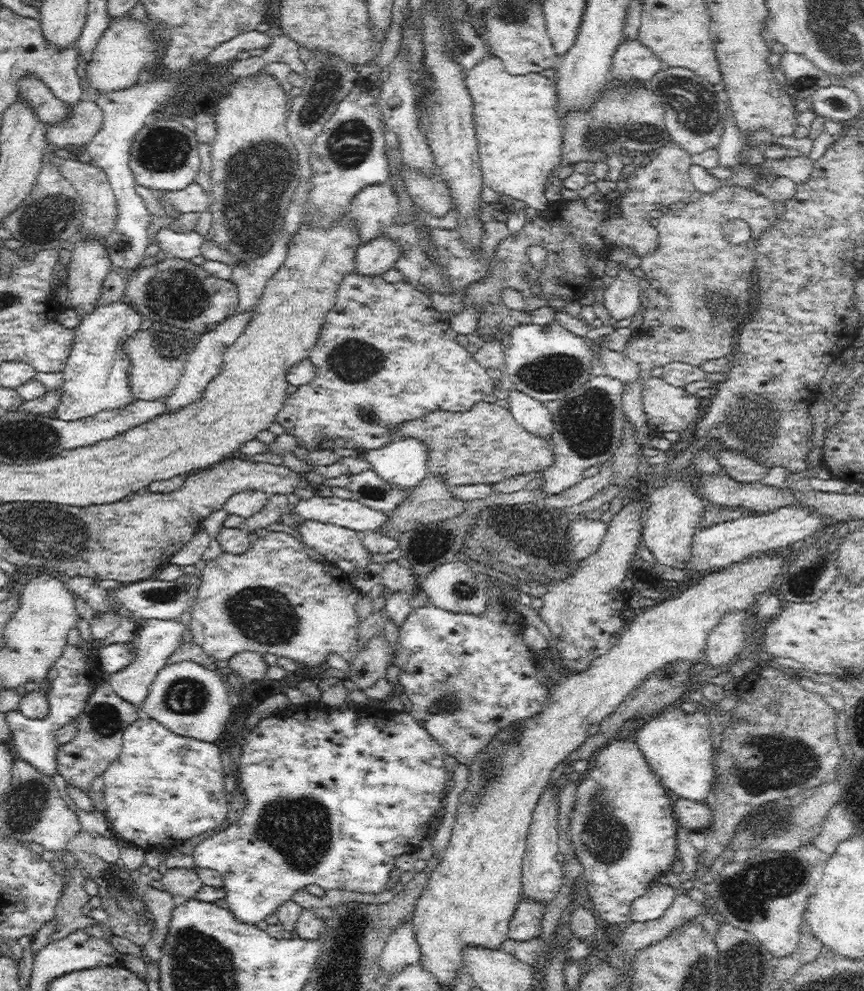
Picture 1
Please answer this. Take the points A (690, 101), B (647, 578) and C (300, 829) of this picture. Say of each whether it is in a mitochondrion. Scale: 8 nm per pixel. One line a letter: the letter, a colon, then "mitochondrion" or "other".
A: mitochondrion
B: other
C: mitochondrion

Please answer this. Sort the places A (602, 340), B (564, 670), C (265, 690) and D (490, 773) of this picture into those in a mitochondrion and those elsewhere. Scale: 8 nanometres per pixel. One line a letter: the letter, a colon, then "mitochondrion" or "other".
A: other
B: other
C: other
D: mitochondrion

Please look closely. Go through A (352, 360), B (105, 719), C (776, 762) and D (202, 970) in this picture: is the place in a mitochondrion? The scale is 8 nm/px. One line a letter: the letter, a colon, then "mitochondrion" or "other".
A: mitochondrion
B: mitochondrion
C: mitochondrion
D: mitochondrion

